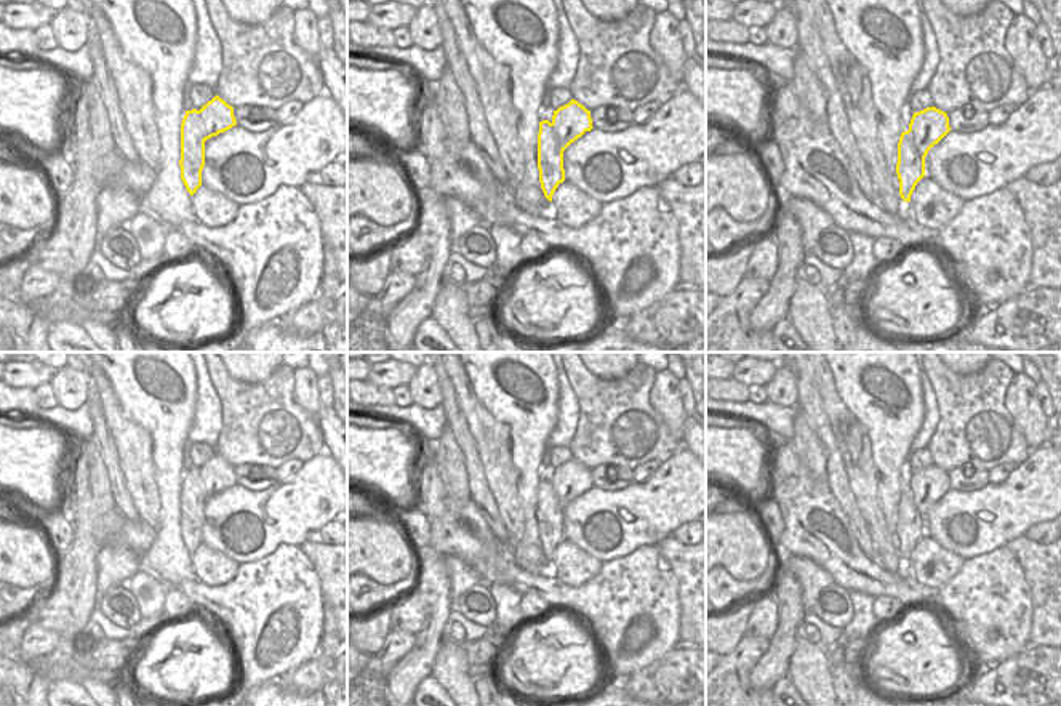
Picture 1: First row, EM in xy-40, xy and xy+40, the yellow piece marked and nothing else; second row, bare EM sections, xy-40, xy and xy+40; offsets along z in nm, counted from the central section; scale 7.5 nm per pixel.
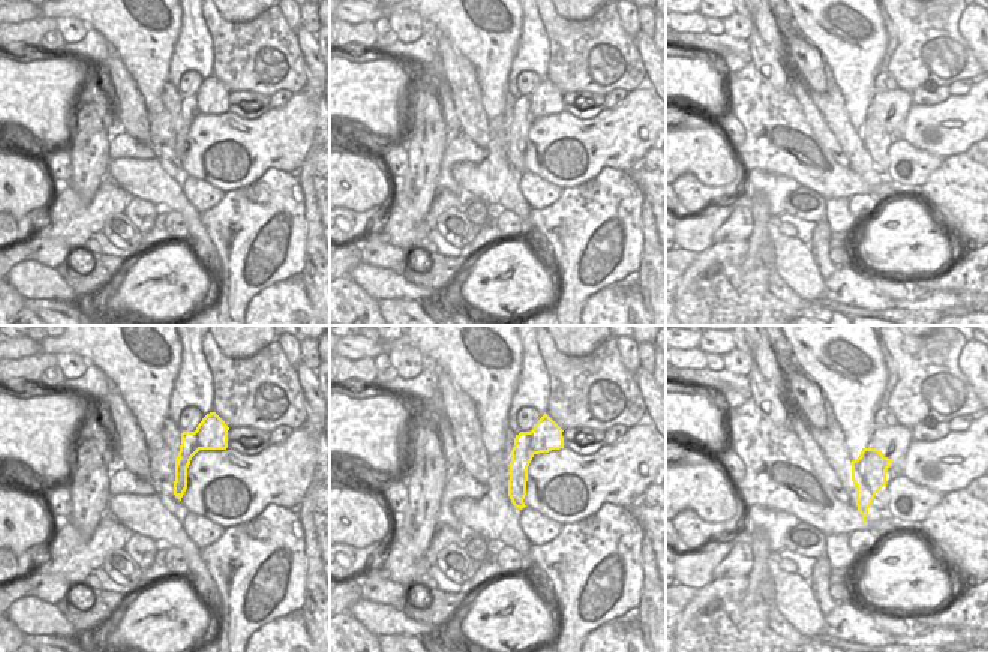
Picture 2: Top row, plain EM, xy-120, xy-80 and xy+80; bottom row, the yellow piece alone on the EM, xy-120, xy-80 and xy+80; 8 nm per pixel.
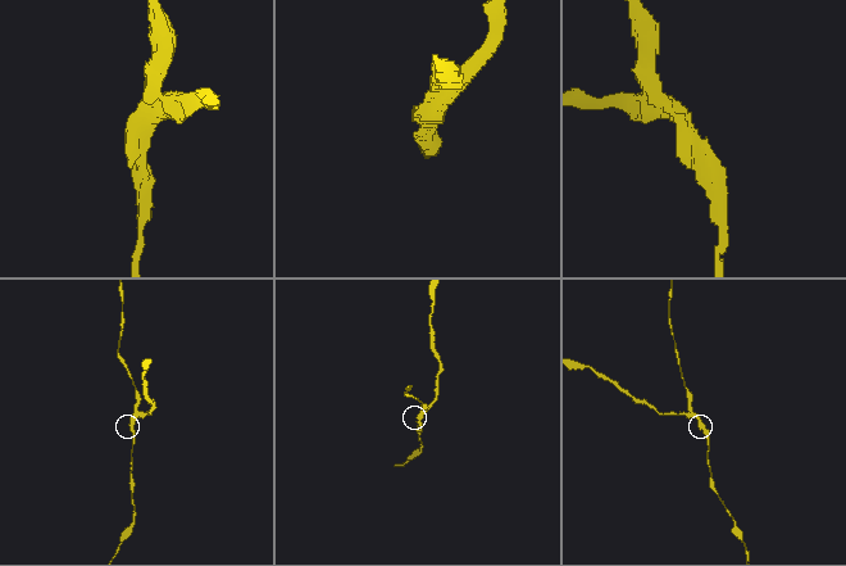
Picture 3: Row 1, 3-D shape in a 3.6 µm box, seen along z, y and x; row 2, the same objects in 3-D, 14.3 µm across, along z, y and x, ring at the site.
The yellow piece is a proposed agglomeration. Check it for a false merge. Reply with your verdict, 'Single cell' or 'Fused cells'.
Fused cells

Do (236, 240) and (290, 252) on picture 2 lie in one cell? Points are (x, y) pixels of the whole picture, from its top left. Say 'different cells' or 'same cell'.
same cell

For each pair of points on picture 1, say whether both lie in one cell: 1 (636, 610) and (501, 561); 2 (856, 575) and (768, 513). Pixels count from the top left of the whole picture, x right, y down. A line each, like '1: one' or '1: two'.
1: one
2: two

